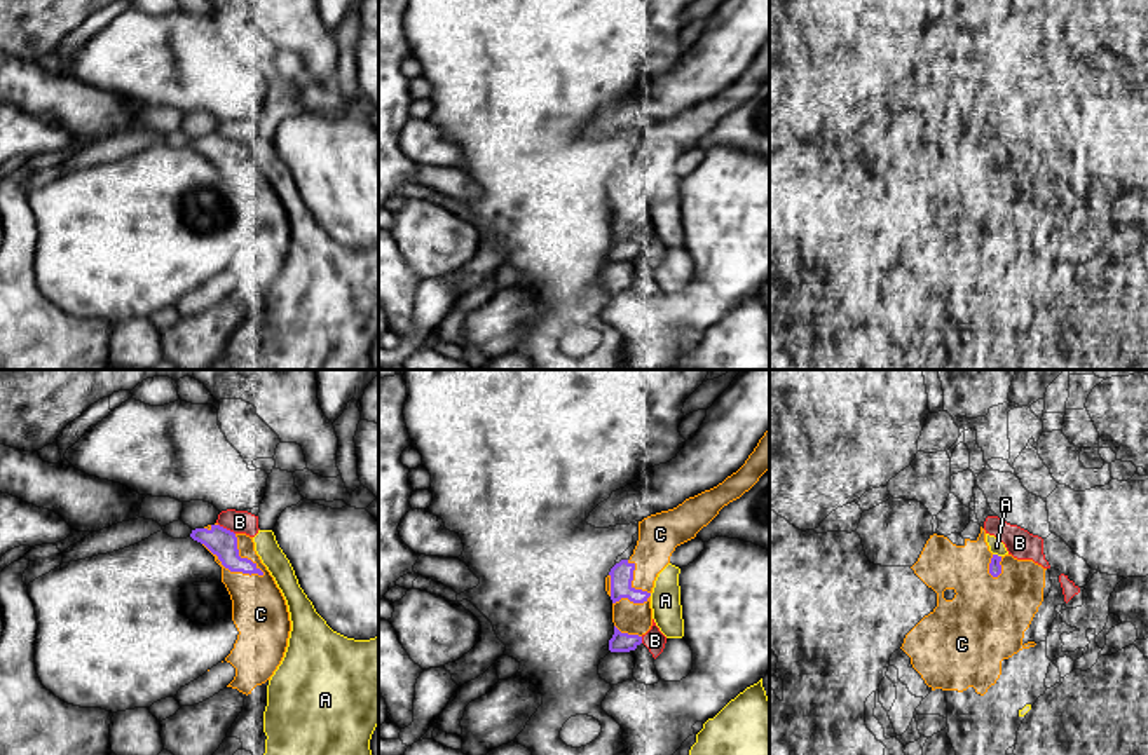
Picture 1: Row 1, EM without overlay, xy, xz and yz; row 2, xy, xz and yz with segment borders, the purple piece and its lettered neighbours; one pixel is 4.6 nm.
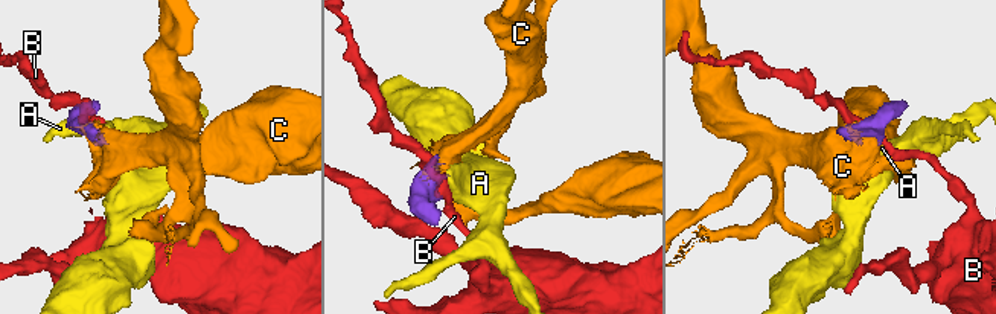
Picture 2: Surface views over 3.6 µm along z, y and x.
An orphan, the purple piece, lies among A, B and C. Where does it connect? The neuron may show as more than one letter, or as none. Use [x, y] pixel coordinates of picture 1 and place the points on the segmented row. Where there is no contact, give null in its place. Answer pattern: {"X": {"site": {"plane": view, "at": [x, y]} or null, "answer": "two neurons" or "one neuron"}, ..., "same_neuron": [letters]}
{"A": {"site": {"plane": "yz", "at": [997, 555]}, "answer": "two neurons"}, "B": {"site": {"plane": "xy", "at": [225, 529]}, "answer": "two neurons"}, "C": {"site": {"plane": "xy", "at": [232, 571]}, "answer": "one neuron"}, "same_neuron": ["C"]}

